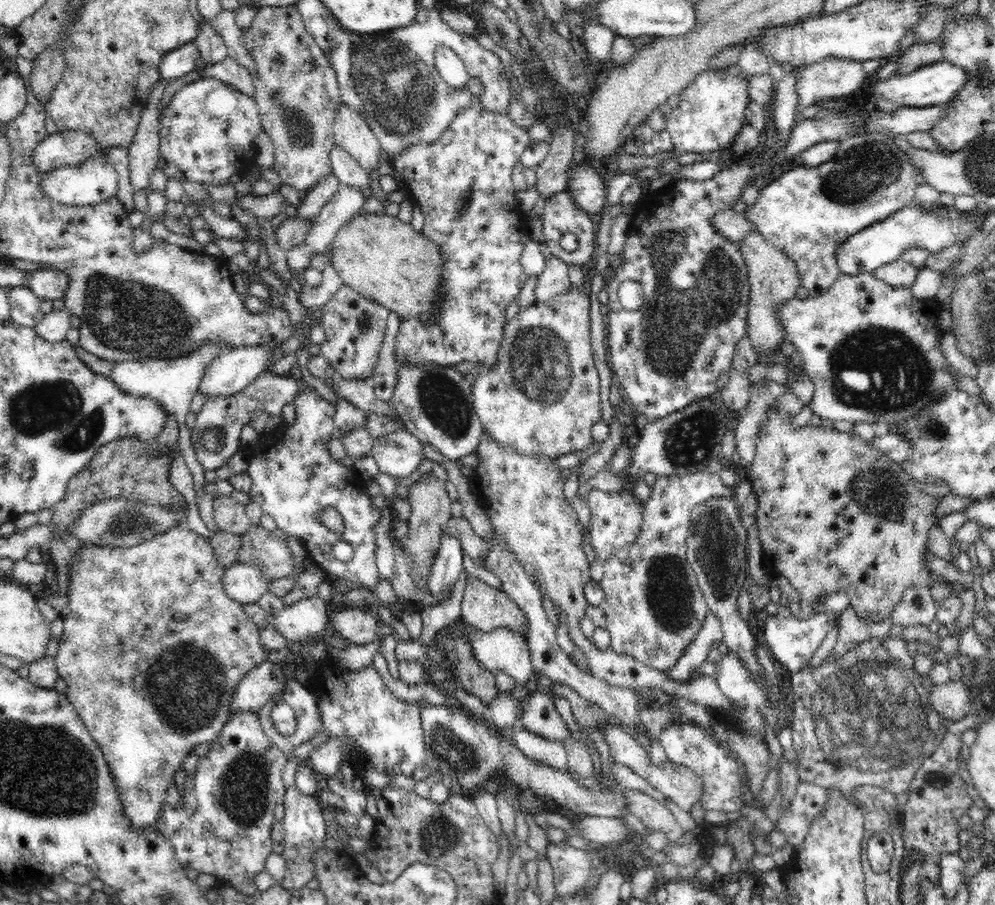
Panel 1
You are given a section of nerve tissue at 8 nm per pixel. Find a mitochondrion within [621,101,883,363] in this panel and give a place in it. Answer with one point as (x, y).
(667, 246)

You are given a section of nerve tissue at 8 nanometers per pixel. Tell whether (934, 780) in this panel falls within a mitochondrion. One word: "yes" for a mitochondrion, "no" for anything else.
yes

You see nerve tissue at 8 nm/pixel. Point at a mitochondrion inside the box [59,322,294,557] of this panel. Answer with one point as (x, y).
(129, 521)

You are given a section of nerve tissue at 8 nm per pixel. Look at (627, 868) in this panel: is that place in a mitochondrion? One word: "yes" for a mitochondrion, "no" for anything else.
no

